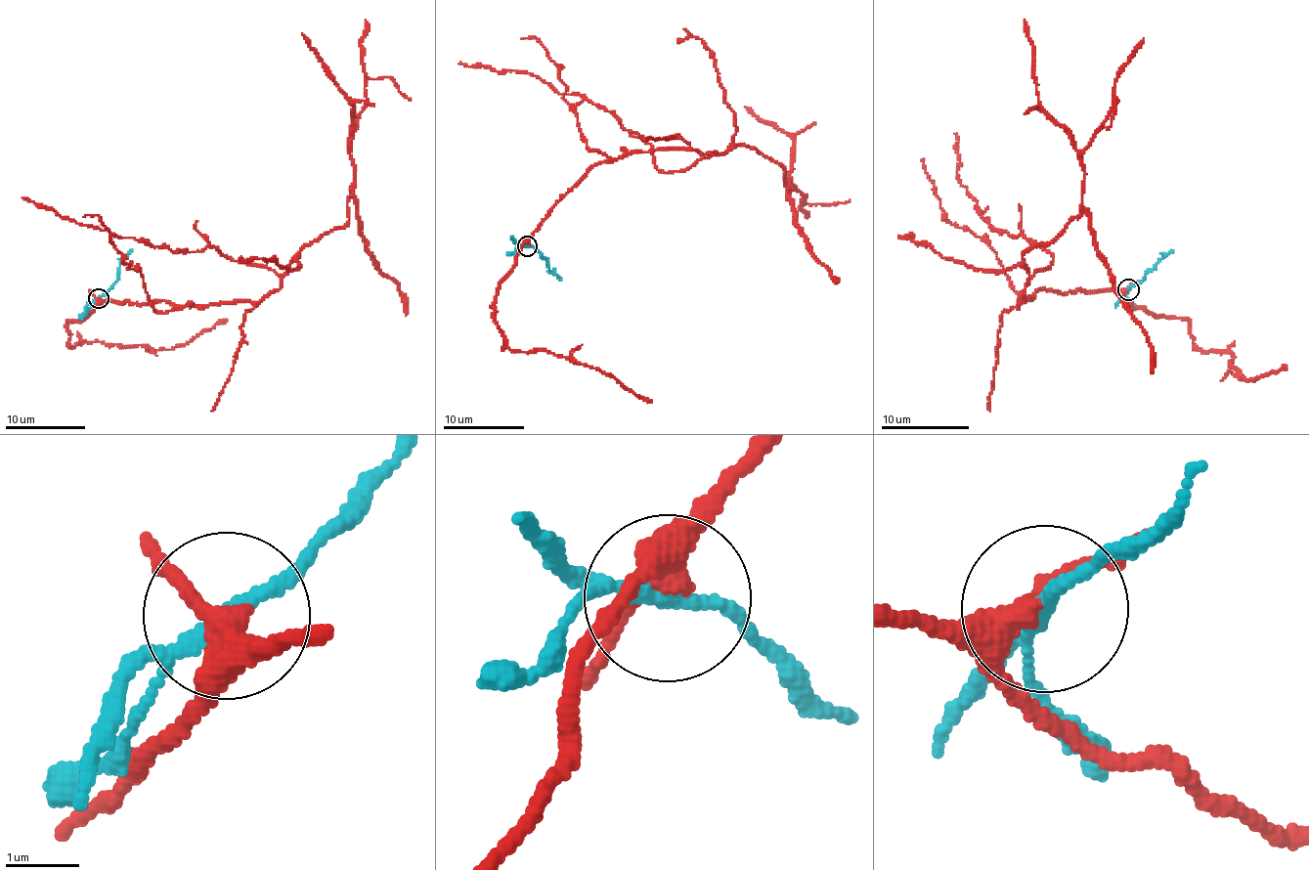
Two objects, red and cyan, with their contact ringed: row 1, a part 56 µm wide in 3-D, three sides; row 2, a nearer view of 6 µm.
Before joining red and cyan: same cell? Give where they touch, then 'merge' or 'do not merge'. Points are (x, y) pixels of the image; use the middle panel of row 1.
at (527, 245); do not merge

